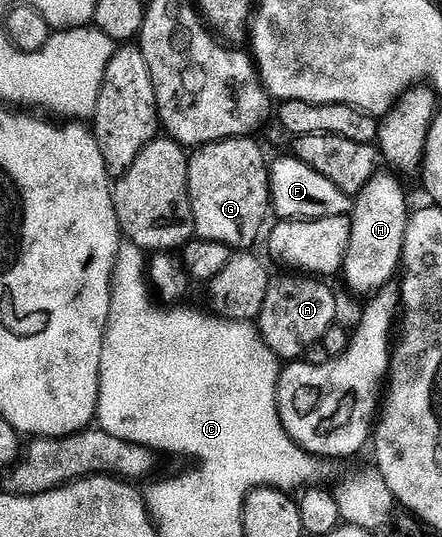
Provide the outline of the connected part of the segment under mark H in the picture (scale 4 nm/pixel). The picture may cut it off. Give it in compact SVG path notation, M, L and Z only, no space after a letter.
M373 175L360 195L356 196L351 212L353 228L349 252L345 254L343 276L345 275L353 290L361 295L366 294L365 296L382 290L388 284L385 282L396 273L397 266L401 263L401 250L407 244L411 206L405 200L405 191L396 179L398 176L393 175Z

